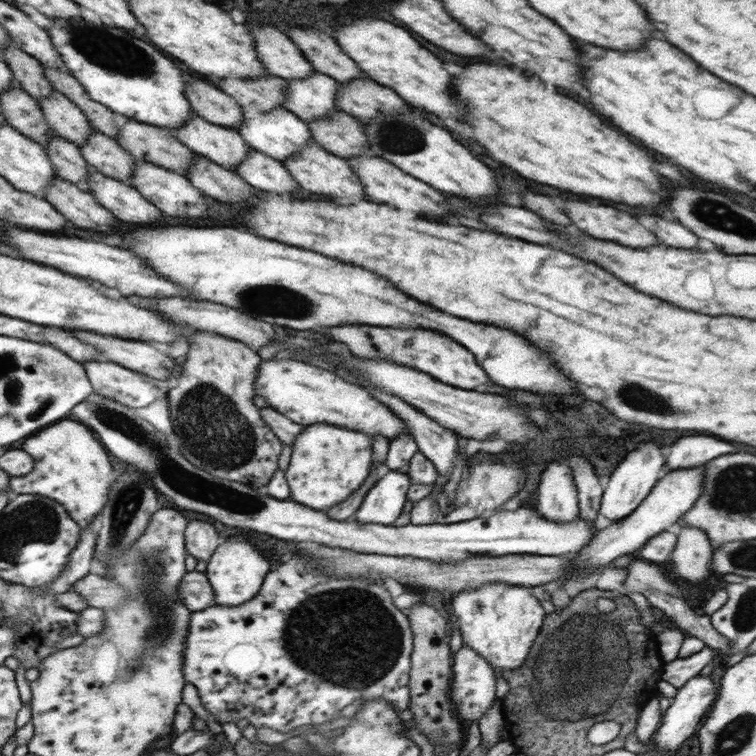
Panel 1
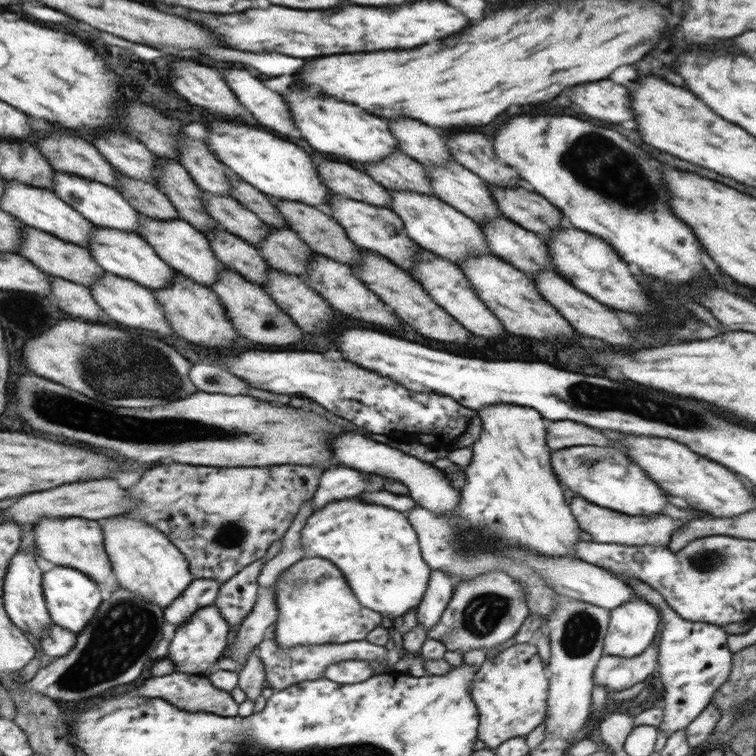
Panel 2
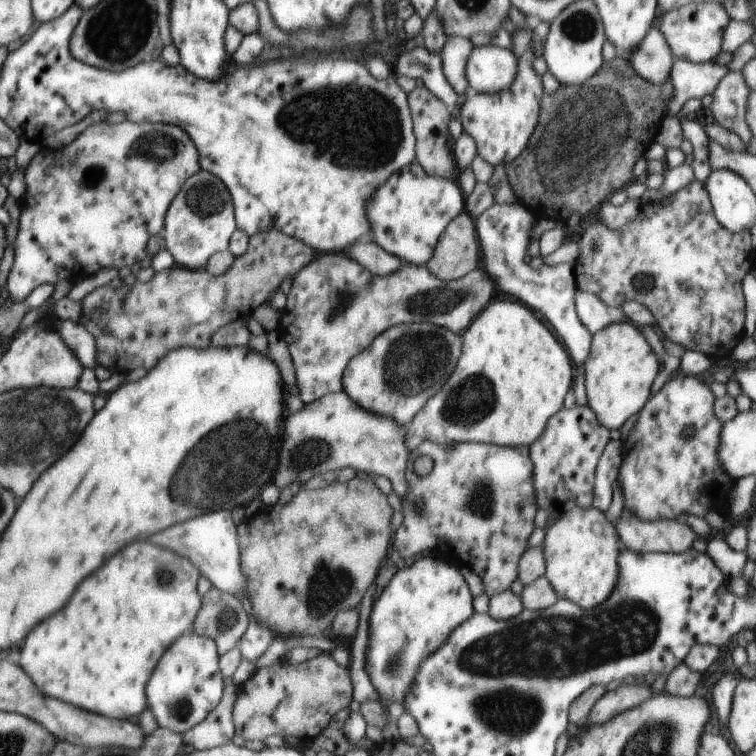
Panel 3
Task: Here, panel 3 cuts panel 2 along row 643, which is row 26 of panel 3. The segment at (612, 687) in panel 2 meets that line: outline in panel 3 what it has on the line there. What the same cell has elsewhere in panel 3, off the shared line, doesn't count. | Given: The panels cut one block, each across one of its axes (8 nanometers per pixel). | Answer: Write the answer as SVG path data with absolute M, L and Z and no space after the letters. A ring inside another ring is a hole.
M659 23L648 28L648 34L640 42L640 46L632 52L630 64L636 74L663 89L670 82L674 55L662 34Z

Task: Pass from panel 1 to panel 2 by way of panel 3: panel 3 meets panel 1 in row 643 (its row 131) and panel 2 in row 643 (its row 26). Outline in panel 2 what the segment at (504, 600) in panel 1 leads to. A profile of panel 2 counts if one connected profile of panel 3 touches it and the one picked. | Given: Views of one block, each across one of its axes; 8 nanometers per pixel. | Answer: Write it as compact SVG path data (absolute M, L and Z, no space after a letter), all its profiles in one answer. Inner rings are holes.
M516 643L497 656L488 657L471 685L472 700L479 713L477 738L492 750L516 735L526 738L545 720L548 694L549 677L536 646Z

